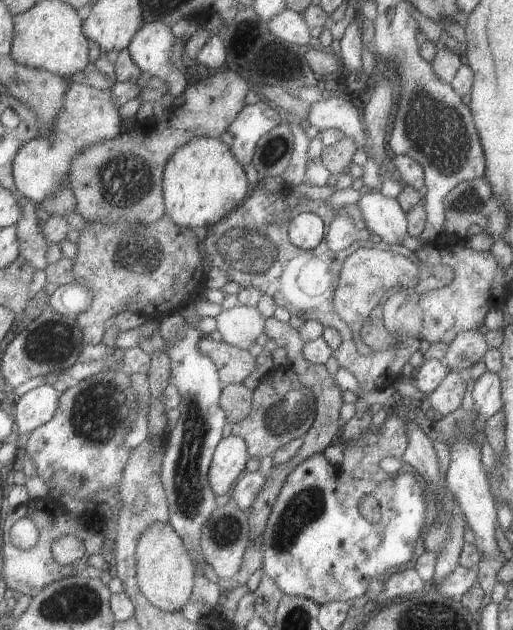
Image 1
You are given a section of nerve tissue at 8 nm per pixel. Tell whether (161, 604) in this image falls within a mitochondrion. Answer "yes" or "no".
no

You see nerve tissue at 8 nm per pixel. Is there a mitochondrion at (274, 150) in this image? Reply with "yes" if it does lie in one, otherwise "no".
yes

